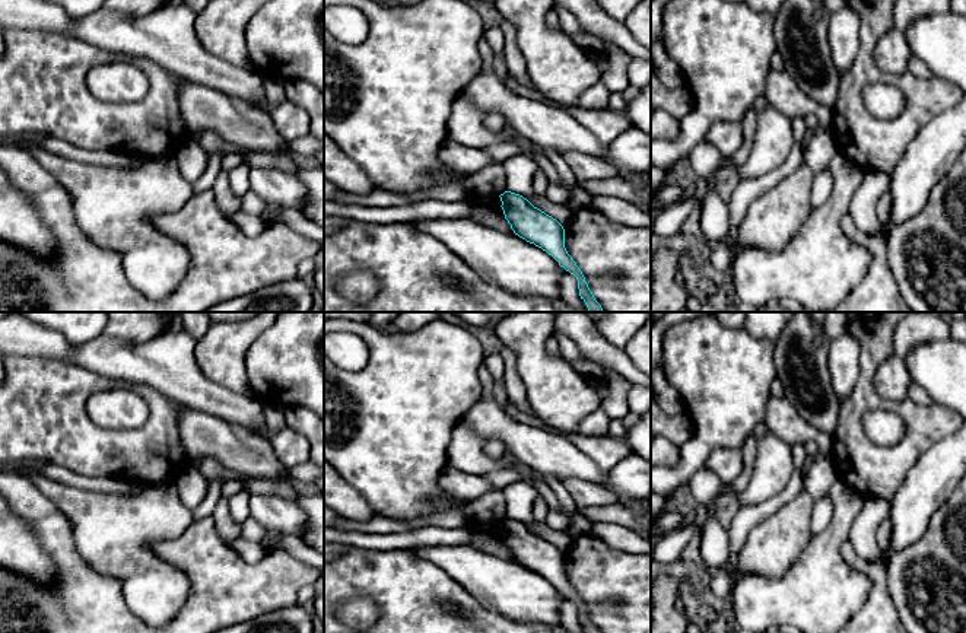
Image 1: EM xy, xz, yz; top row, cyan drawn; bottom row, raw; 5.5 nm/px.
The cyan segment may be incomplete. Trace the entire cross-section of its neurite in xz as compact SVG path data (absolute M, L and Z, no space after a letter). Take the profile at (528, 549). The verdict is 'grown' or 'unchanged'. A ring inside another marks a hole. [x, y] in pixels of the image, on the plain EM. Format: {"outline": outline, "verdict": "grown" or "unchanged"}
{"outline": "M505 518L499 524L505 545L514 560L546 578L560 594L573 601L578 607L579 623L587 633L601 633L590 617L582 598L565 575L563 553L519 521Z", "verdict": "unchanged"}

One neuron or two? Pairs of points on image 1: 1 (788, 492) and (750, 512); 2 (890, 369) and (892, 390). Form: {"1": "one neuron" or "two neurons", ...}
{"1": "one neuron", "2": "one neuron"}

